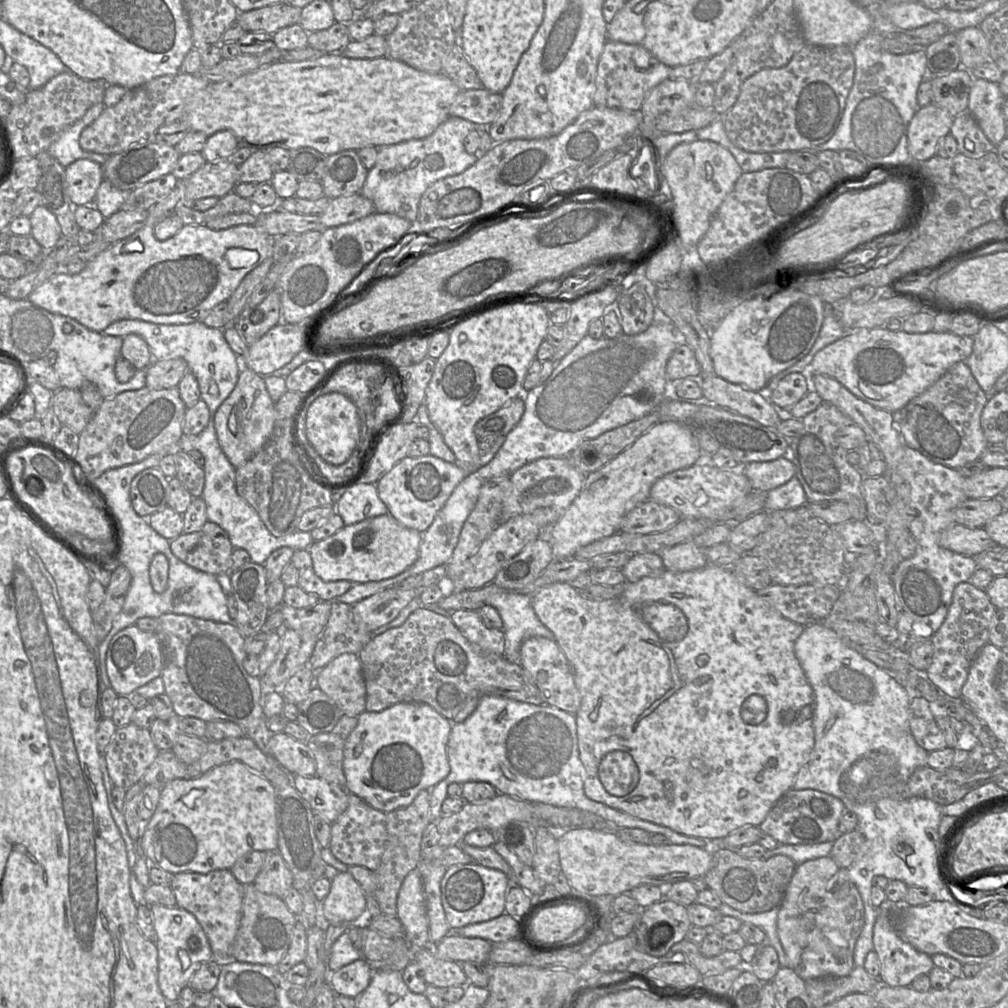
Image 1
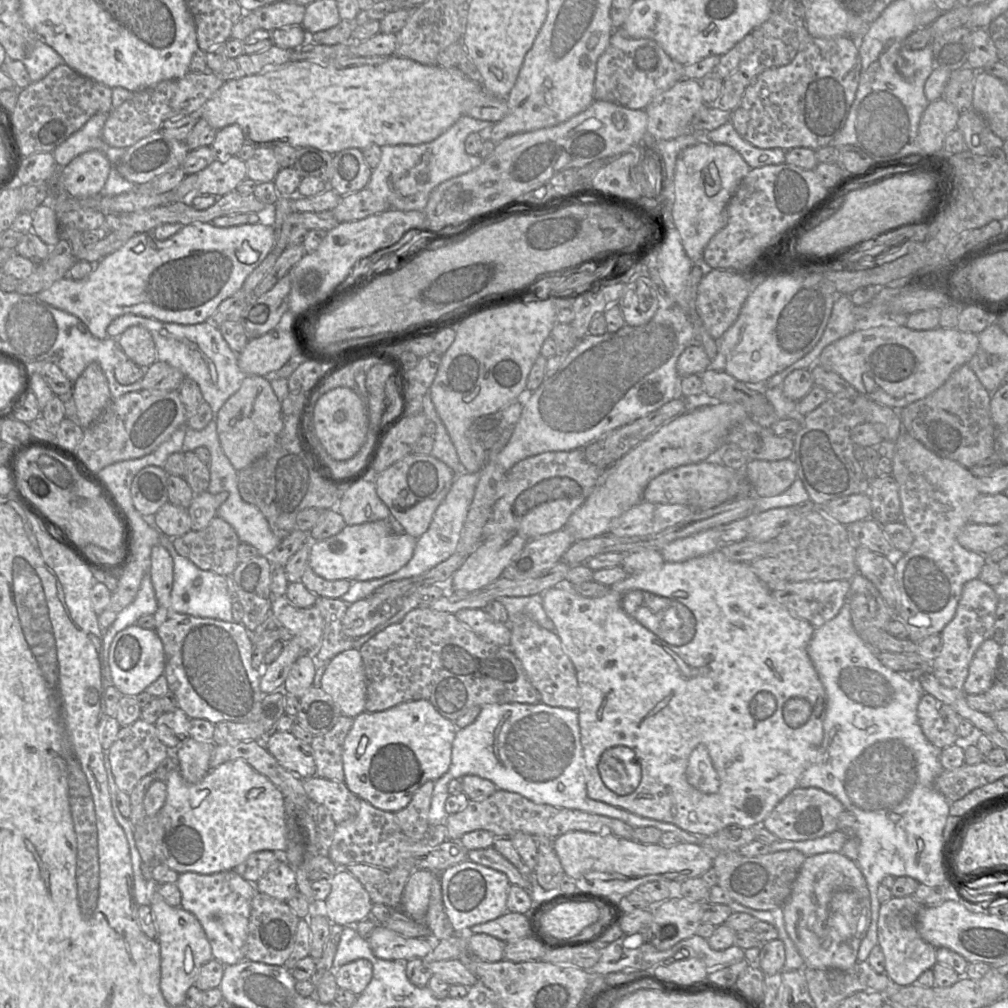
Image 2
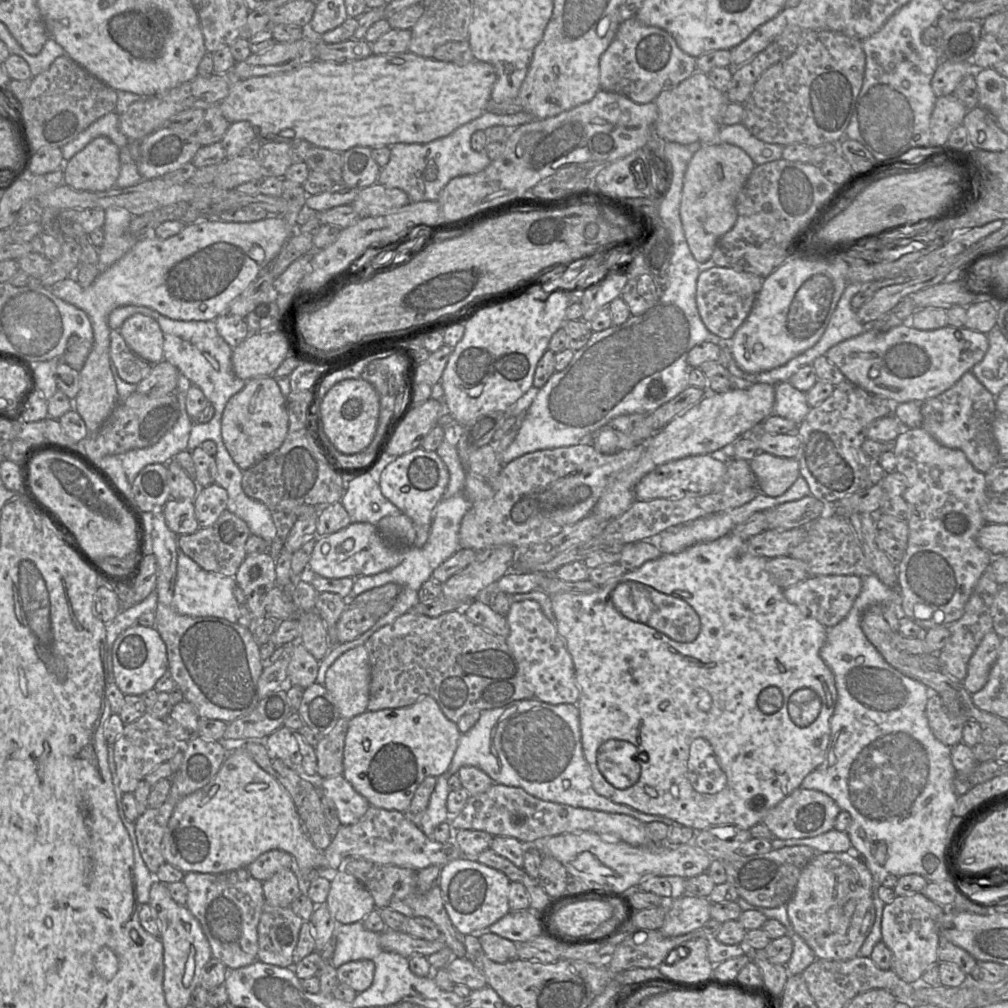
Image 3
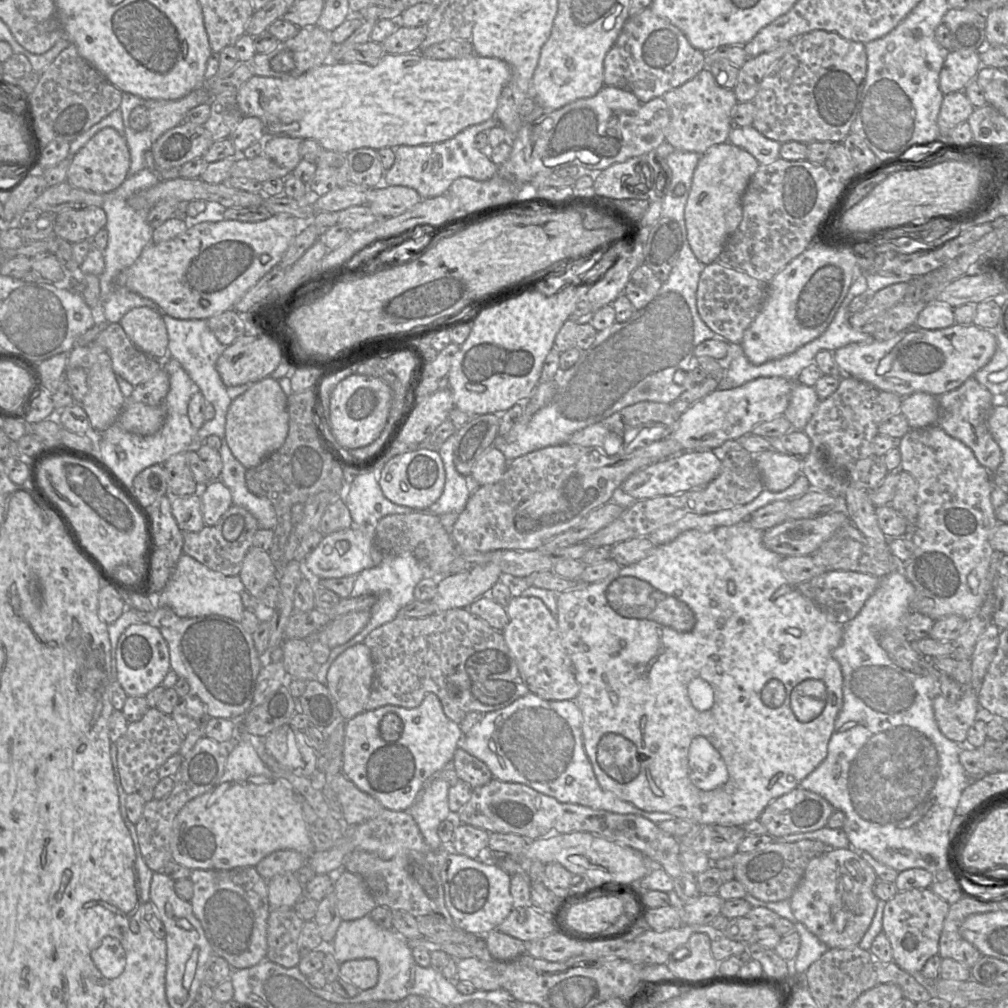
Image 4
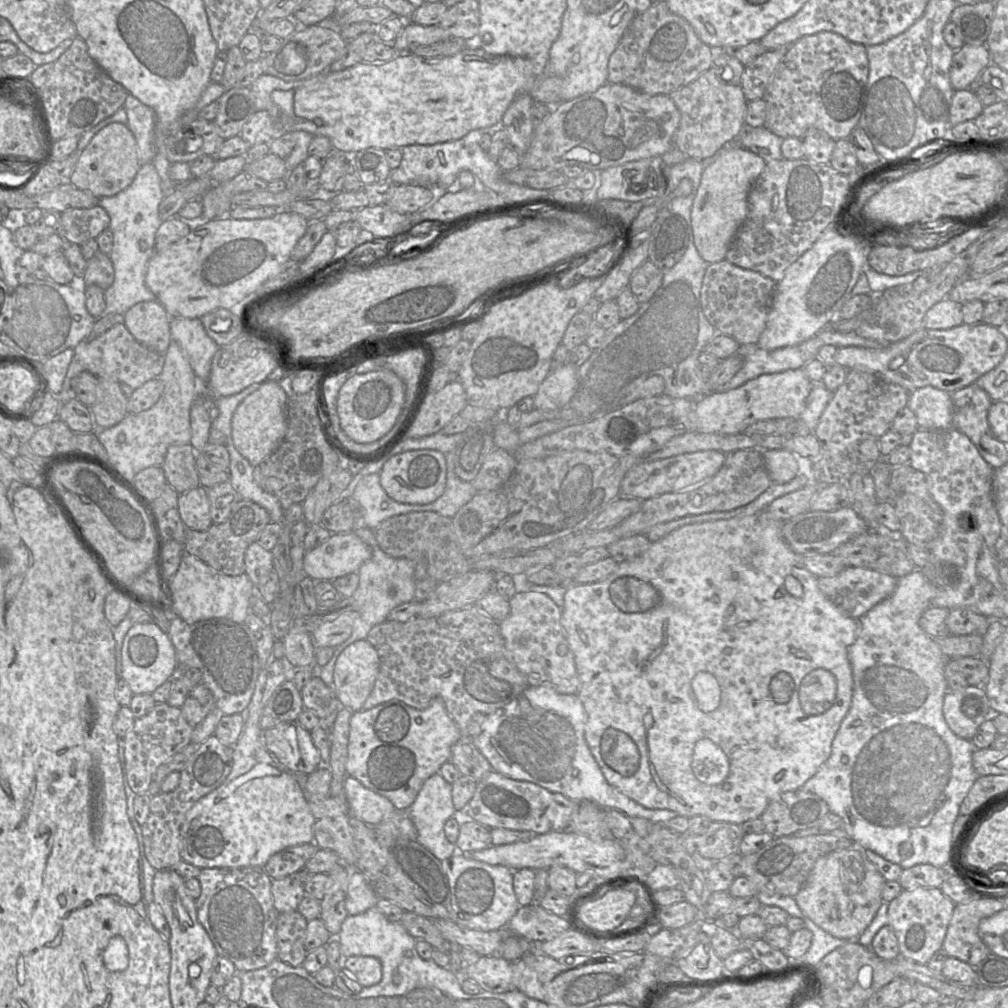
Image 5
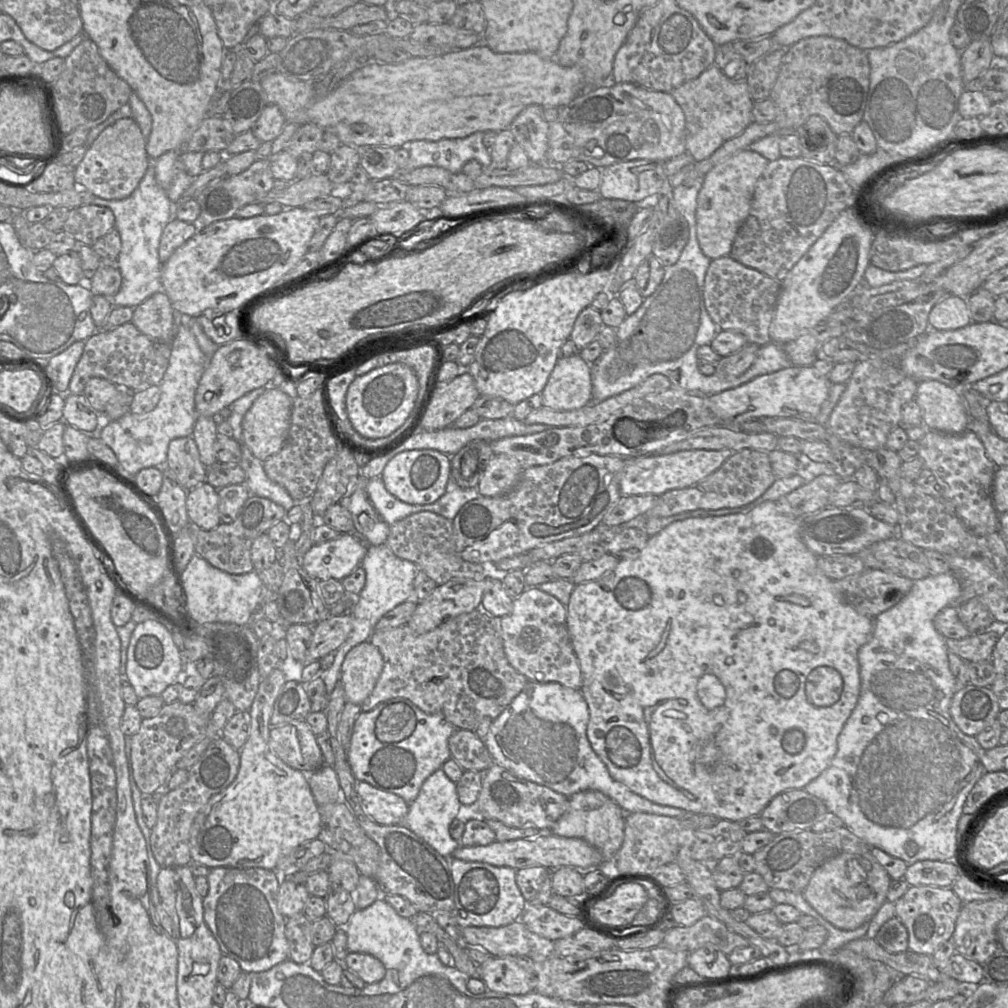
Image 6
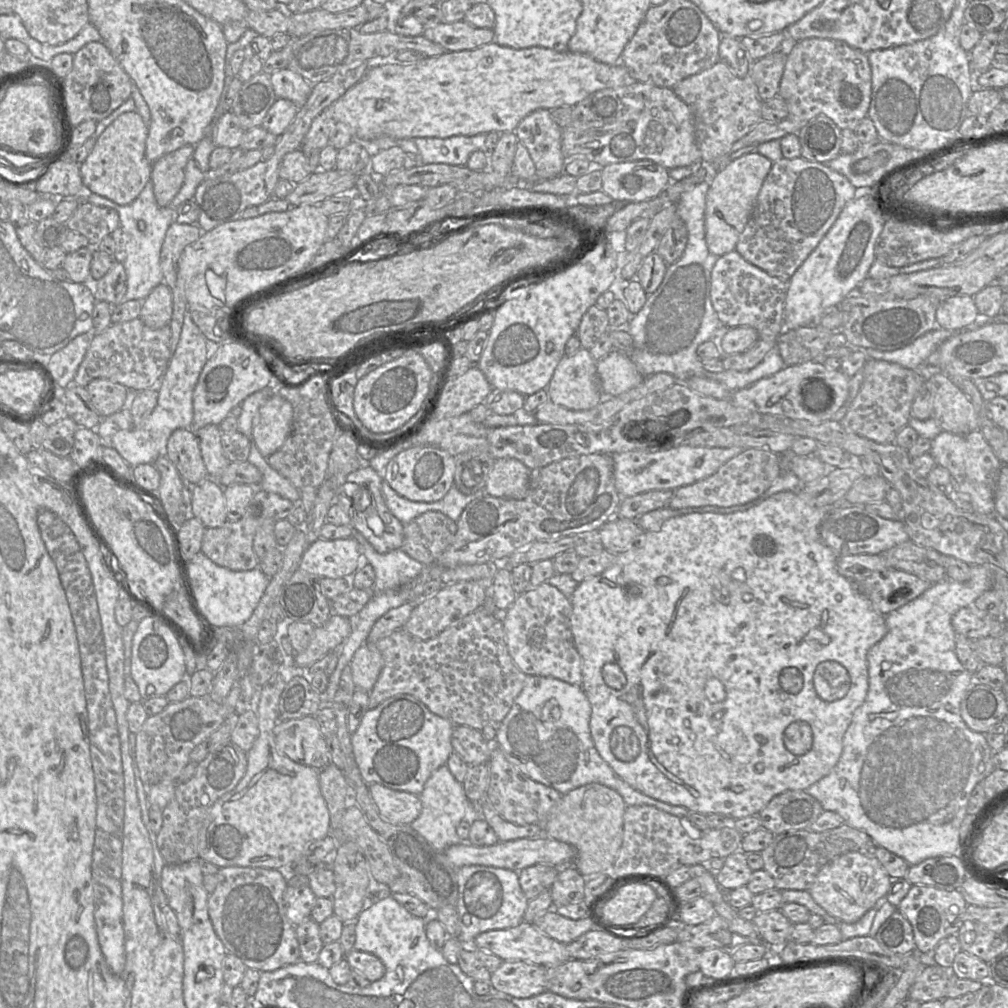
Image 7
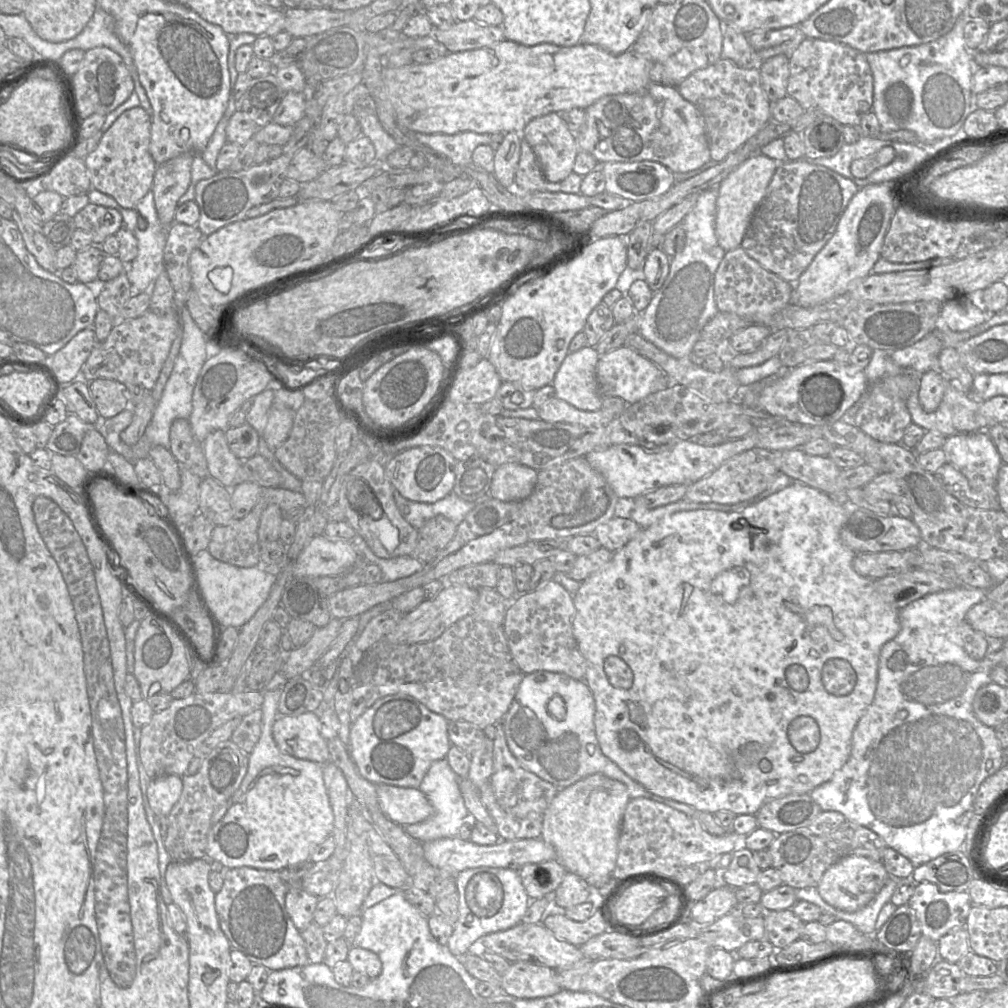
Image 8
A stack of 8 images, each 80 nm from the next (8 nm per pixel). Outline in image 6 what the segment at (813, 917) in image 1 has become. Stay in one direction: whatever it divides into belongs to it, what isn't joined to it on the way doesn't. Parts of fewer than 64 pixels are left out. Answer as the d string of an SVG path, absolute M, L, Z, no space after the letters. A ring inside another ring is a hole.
M844 852L825 861L803 891L805 900L828 922L842 930L855 930L870 921L887 901L891 878L871 852Z

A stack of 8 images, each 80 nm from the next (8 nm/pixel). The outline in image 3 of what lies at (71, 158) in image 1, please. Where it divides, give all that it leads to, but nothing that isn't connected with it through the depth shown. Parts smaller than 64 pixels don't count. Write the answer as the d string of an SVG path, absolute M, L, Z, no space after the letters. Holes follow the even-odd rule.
M113 111L93 122L78 134L75 139L61 147L64 160L70 160L93 139L100 136L108 137L119 148L126 146L128 144L128 138L119 130L118 121L119 115Z

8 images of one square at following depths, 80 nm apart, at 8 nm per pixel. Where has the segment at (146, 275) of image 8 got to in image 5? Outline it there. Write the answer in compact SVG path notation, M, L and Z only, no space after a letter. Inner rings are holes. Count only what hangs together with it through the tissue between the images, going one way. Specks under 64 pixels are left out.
M152 162L141 165L133 182L123 191L99 199L97 206L104 208L109 217L109 229L113 233L113 248L109 257L114 266L115 278L112 285L104 290L105 313L124 315L133 305L154 301L156 296L145 284L147 266L155 253L156 232L162 220L159 204L164 198L161 180Z

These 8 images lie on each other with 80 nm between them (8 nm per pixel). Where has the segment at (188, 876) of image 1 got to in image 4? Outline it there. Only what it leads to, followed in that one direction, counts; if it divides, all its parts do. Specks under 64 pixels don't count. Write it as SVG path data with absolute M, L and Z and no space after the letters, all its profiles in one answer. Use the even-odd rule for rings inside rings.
M240 867L234 868L231 870L201 870L201 869L194 869L191 872L189 877L193 884L193 897L190 901L193 909L193 913L195 917L199 920L203 931L205 933L206 939L208 940L213 955L220 956L224 958L229 965L232 967L233 970L249 968L255 966L266 959L267 954L267 920L271 910L271 906L269 904L268 899L268 886L267 880L265 880L255 869L255 867Z

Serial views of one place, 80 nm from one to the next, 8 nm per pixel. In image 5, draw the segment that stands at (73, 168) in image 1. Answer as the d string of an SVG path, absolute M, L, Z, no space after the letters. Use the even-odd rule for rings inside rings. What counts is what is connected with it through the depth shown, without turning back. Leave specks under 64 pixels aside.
M114 122L101 129L81 152L69 182L98 198L110 197L126 189L140 167L134 134L126 124Z

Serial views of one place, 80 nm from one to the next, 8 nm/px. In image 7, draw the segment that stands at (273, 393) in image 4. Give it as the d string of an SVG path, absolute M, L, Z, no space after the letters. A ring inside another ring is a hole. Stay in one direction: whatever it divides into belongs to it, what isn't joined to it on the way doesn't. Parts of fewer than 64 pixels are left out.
M274 393L253 419L252 440L259 452L268 458L284 444L292 425L293 405Z

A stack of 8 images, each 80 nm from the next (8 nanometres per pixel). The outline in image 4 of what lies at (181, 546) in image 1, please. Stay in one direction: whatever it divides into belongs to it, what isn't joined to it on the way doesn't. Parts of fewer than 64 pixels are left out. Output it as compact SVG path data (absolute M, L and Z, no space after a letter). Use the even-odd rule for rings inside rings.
M232 505L215 525L204 526L199 532L183 532L182 551L212 571L237 576L246 553L252 547L254 534L259 529L258 521L250 512Z

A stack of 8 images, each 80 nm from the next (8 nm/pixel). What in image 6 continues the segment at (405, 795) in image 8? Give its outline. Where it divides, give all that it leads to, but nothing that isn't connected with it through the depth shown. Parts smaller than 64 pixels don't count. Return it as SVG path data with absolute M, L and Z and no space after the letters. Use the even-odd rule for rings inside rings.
M364 781L356 782L364 812L380 825L404 824L409 804L396 794L375 788Z

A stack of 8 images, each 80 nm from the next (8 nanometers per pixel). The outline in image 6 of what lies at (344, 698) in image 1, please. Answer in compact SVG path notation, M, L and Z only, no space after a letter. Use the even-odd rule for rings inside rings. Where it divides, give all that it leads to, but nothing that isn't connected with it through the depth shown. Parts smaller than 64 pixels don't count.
M370 641L353 647L341 668L346 703L362 705L374 689L383 666L382 654Z

